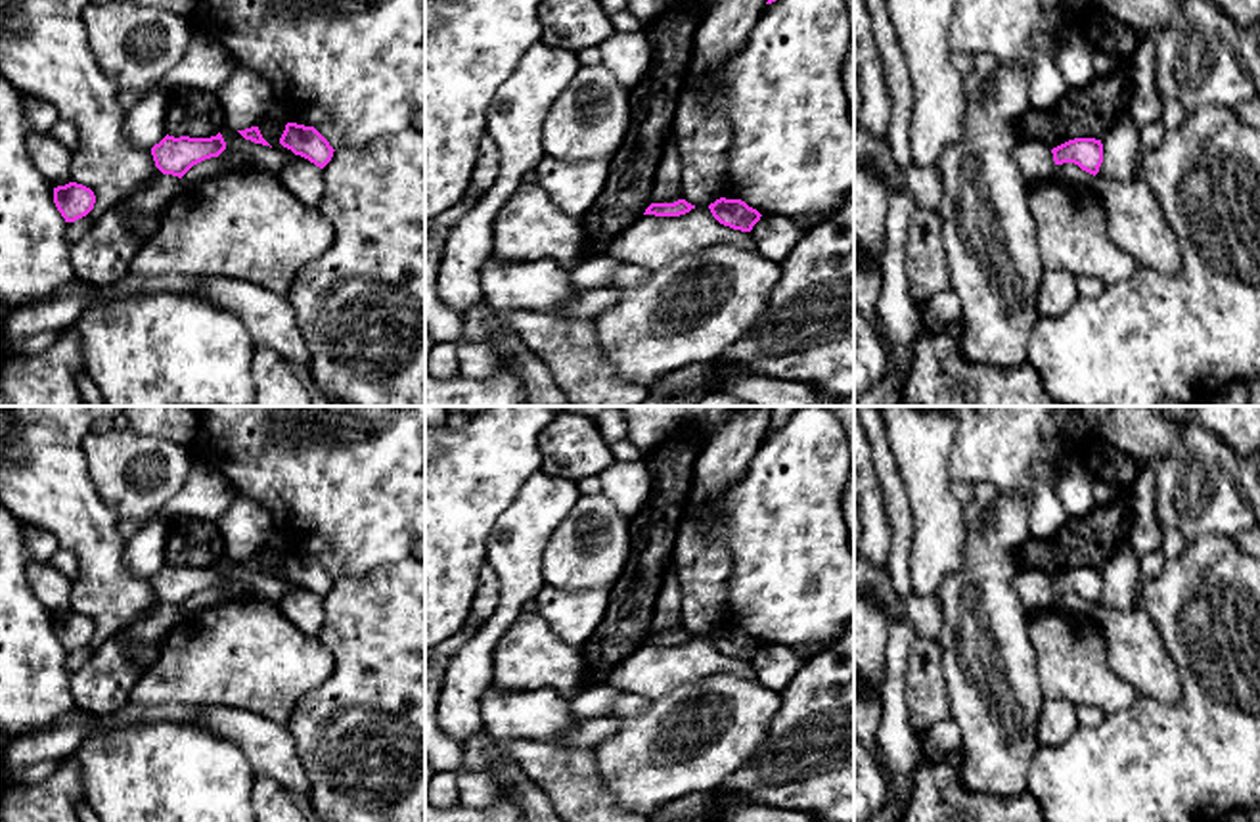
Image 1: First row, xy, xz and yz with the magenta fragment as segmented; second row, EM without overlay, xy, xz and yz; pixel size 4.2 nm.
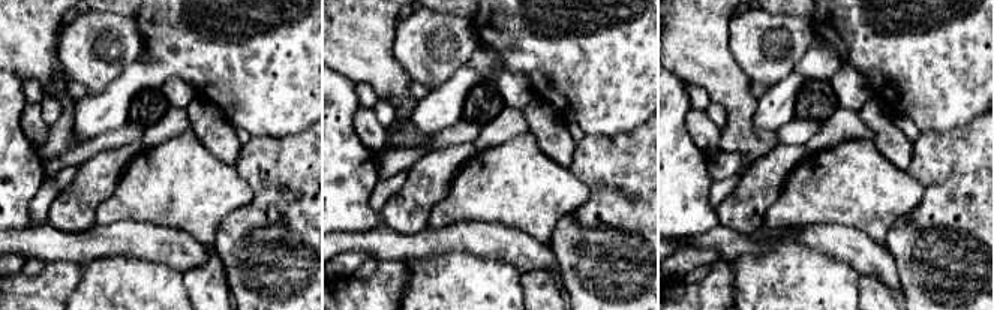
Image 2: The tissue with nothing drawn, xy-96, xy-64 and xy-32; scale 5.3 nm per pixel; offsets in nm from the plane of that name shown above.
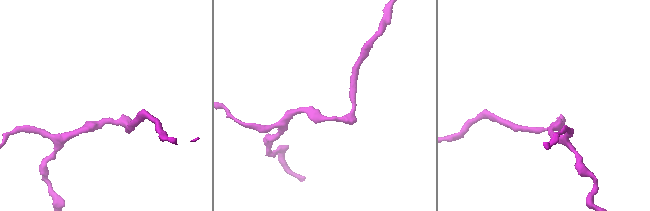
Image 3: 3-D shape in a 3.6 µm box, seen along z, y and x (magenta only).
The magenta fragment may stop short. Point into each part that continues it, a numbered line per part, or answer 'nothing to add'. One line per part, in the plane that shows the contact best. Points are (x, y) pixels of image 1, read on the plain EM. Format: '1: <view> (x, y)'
nothing to add

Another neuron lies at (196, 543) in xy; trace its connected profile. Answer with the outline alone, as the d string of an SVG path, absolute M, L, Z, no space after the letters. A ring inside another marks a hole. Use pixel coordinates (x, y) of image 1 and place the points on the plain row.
M172 515L167 540L167 563L180 567L211 567L224 558L224 538L216 523Z

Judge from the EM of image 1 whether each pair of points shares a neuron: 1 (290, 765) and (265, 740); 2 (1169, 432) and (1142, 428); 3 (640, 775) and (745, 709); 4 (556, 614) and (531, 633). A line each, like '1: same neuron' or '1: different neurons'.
1: same neuron
2: same neuron
3: same neuron
4: different neurons

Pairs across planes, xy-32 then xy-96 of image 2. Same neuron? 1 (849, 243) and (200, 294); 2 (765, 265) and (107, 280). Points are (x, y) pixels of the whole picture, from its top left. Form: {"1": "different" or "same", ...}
{"1": "different", "2": "same"}

